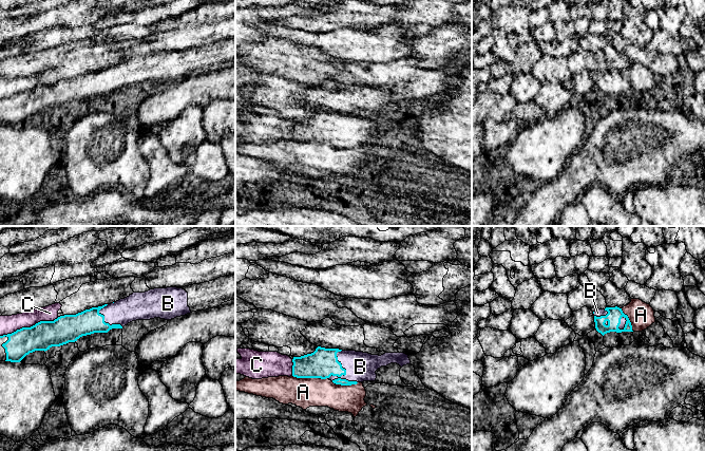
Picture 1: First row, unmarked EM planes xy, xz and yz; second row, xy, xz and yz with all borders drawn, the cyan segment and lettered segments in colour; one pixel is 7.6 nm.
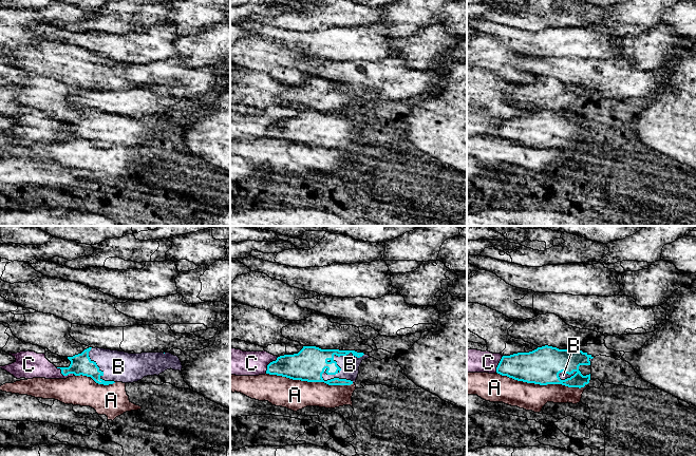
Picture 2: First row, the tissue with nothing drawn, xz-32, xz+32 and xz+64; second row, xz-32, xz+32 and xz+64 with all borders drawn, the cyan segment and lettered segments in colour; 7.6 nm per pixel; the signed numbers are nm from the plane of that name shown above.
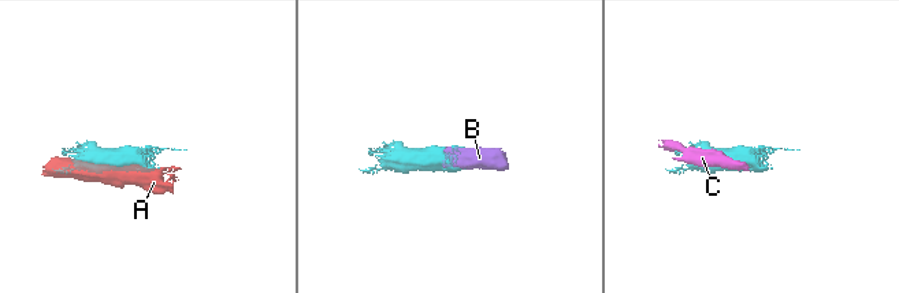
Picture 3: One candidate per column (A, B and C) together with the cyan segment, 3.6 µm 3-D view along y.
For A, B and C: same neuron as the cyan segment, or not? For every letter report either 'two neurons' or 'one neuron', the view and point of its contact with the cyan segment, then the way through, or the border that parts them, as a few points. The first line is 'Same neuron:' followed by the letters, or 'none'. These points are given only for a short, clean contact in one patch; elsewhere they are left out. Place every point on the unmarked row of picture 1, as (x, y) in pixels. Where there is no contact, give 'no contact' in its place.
Same neuron: B
A: two neurons; contact xz (310, 141)
B: one neuron; contact xz (345, 136)
C: two neurons; contact xy (29, 91)

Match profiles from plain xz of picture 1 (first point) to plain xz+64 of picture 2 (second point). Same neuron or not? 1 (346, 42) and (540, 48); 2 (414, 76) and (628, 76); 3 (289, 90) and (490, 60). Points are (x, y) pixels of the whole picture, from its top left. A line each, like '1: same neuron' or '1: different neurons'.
1: same neuron
2: same neuron
3: different neurons

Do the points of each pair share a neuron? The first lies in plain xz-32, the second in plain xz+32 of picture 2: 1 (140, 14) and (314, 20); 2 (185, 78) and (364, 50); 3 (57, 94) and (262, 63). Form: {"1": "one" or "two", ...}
{"1": "one", "2": "two", "3": "two"}

